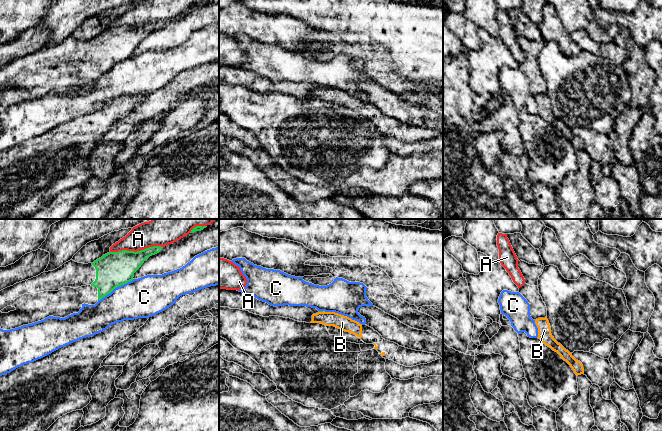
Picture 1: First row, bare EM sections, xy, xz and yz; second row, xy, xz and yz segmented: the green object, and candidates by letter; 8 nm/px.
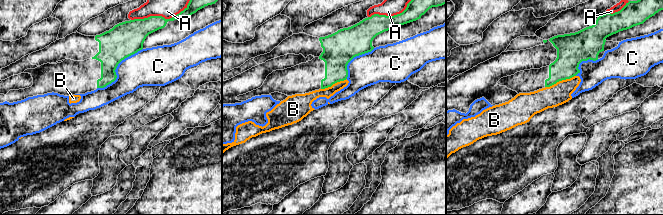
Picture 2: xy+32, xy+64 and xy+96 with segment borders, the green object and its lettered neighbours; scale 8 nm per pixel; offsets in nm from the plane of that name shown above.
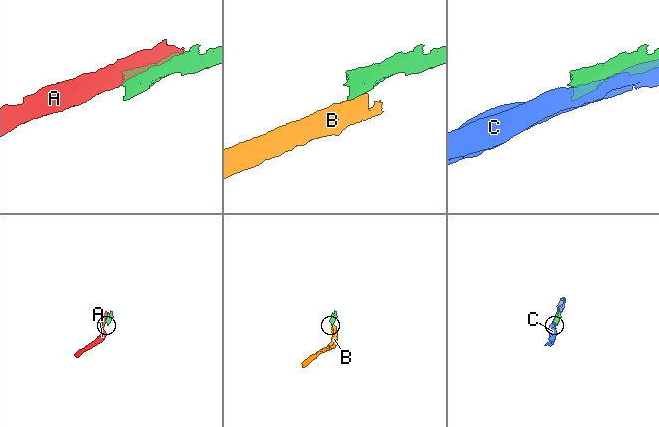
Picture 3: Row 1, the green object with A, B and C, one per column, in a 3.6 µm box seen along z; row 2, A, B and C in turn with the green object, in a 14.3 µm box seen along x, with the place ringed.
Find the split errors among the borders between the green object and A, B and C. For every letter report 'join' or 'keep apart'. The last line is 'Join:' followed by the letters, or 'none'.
A: keep apart
B: keep apart
C: keep apart
Join: none

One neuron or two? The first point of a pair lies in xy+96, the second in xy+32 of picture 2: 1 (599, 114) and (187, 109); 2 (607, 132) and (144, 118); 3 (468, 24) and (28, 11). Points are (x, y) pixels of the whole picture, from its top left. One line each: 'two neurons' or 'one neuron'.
1: two neurons
2: two neurons
3: one neuron

